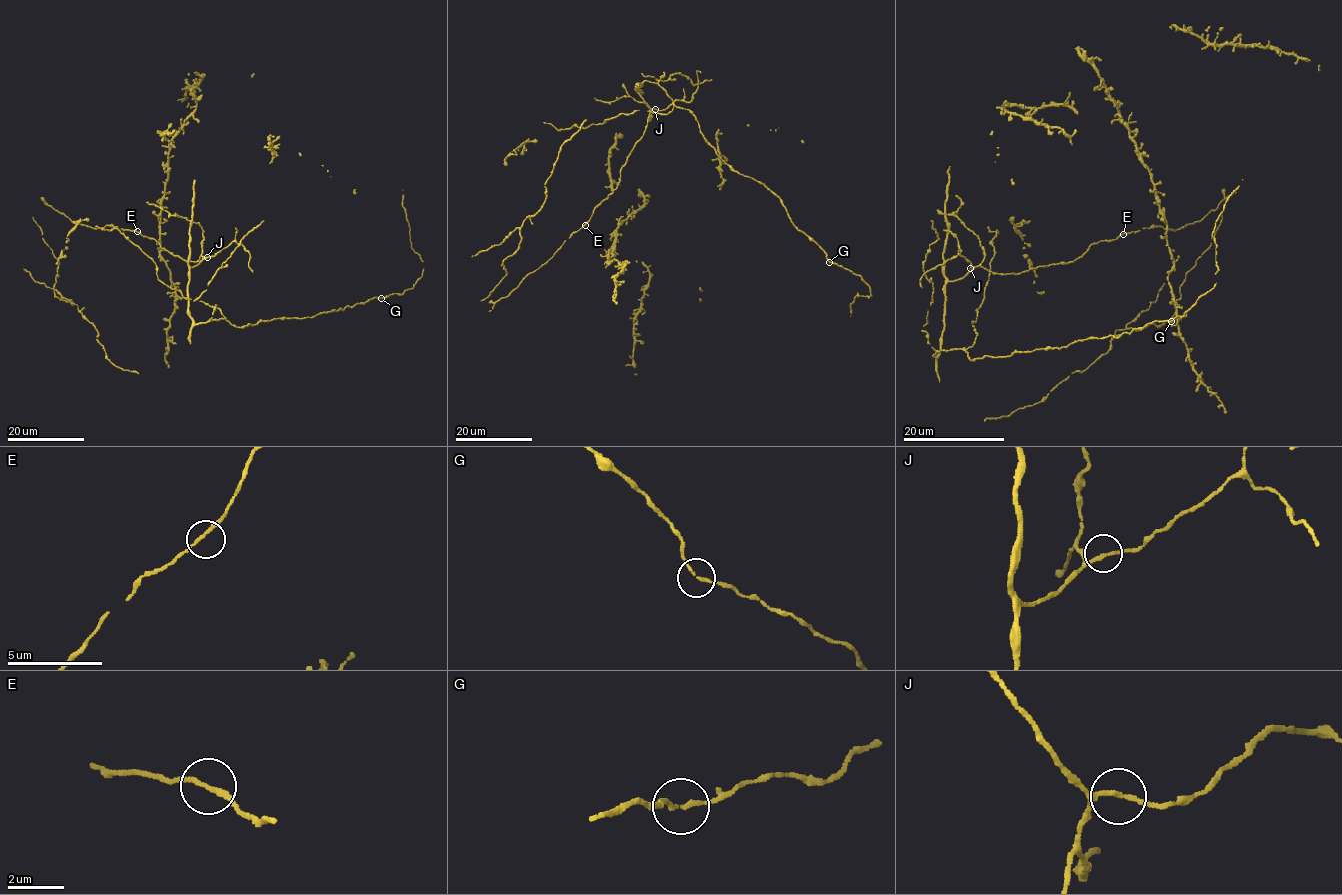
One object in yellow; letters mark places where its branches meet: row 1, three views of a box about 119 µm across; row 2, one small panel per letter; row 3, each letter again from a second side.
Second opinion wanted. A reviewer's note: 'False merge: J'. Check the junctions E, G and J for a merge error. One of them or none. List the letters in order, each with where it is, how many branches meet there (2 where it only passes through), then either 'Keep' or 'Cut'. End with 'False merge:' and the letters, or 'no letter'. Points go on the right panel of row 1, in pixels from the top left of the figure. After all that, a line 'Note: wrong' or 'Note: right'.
E: Place: (1123, 234). Branches: 2. Keep
G: Place: (1171, 321). Branches: 2. Keep
J: Place: (970, 268). Branches: 2. Keep
False merge: no letter
Note: wrong

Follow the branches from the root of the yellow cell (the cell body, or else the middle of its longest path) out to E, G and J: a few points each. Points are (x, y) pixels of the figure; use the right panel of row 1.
E: (1010, 274), (1073, 262), (1092, 244), (1116, 239), (1123, 234)
G: (1010, 274), (975, 266), (946, 284), (945, 331), (934, 356), (962, 348), (970, 360), (1005, 357), (1171, 322)
J: (1010, 274), (994, 274), (979, 266), (971, 270), (970, 267)

